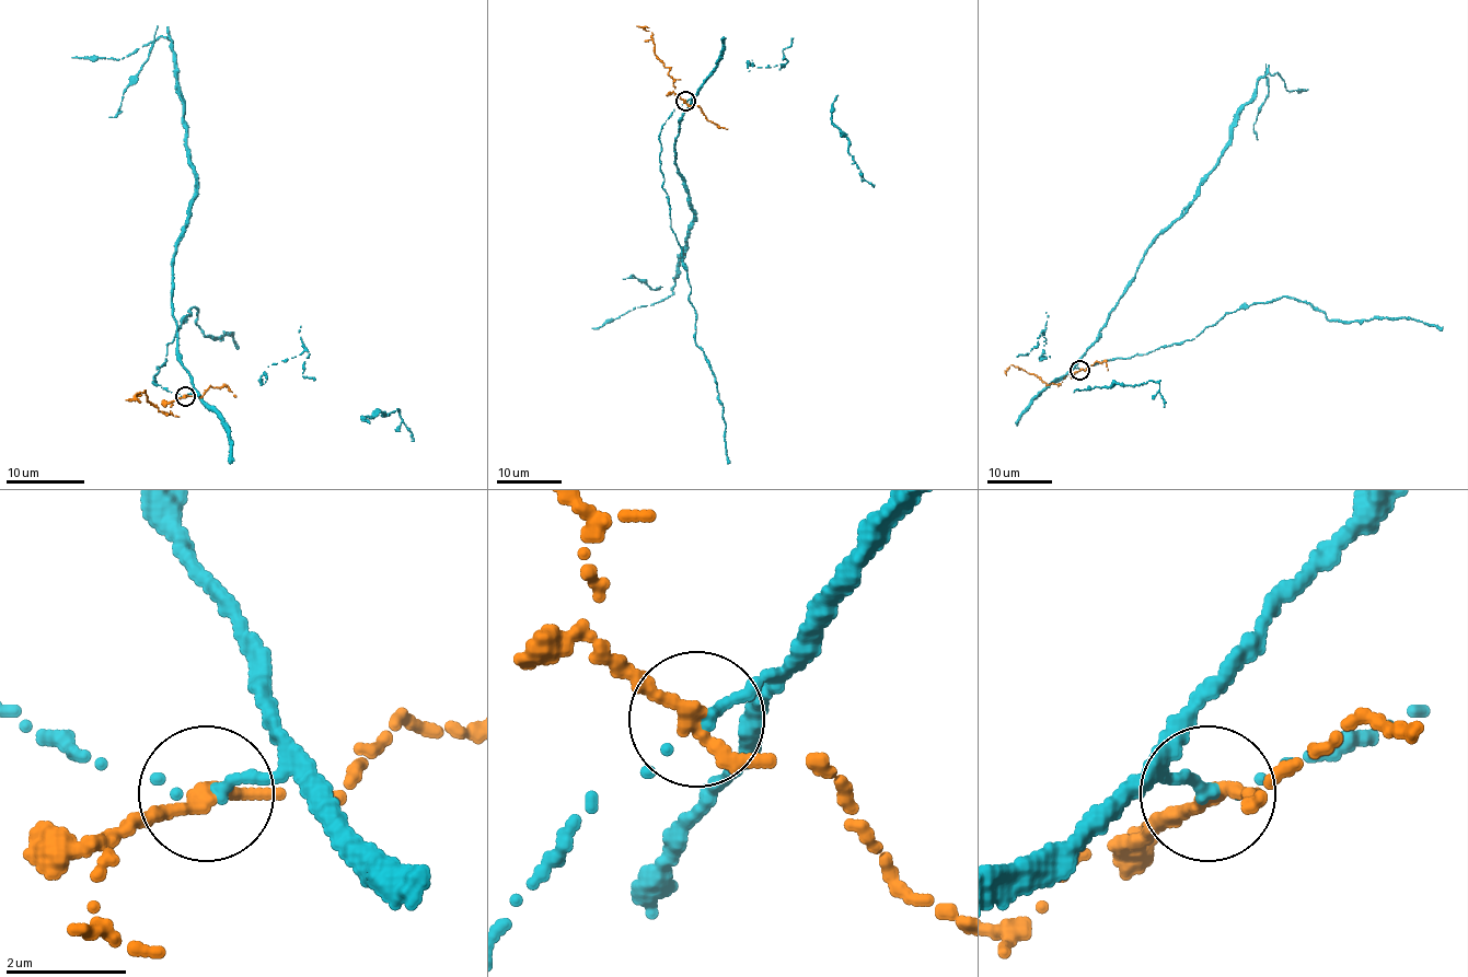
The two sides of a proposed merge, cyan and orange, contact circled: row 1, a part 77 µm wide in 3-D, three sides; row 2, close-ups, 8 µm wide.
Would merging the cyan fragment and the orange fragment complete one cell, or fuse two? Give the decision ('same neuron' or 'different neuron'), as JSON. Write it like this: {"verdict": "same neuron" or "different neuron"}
{"verdict": "different neuron"}

